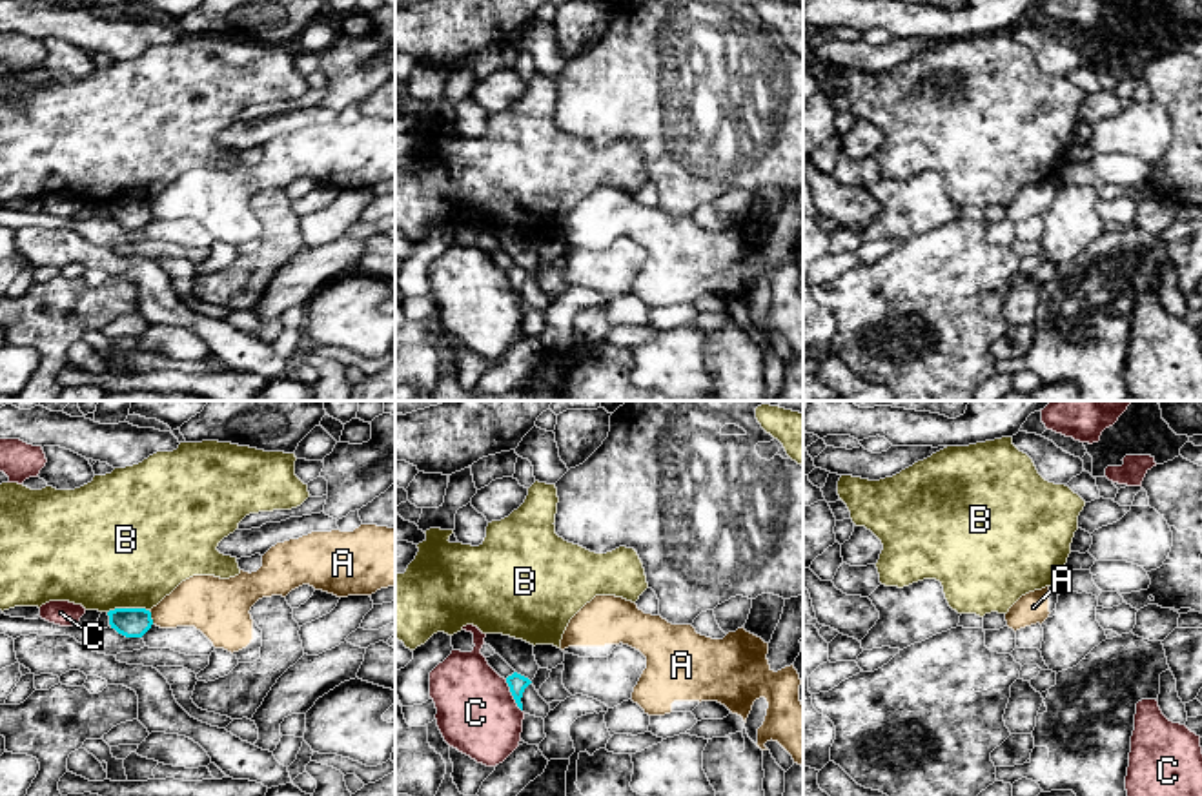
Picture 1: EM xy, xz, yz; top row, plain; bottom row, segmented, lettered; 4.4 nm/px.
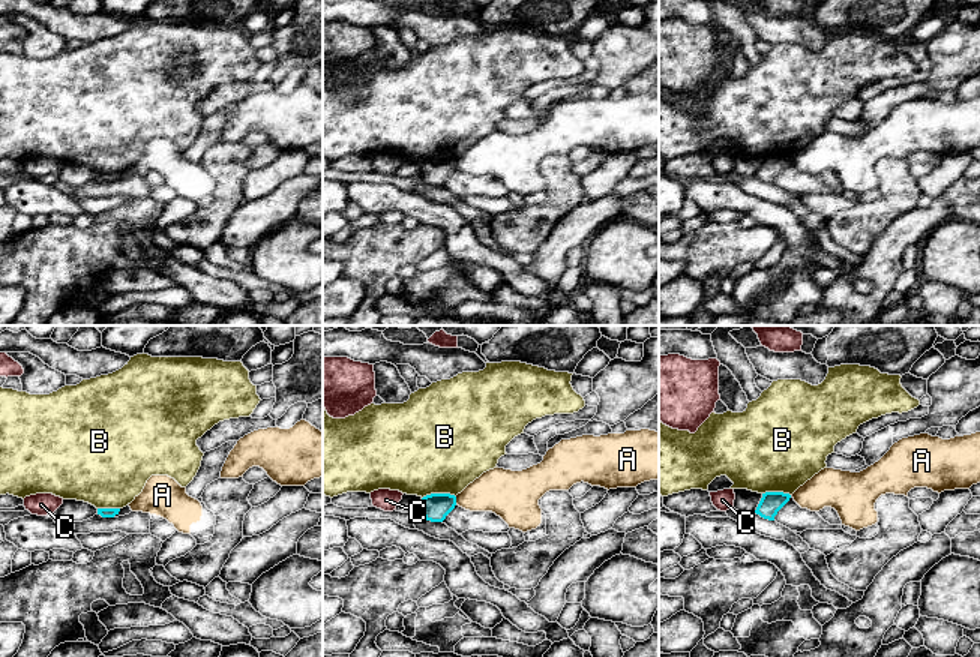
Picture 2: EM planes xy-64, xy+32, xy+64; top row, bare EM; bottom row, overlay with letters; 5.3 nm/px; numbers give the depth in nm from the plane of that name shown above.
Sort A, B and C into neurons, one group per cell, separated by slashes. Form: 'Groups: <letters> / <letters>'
Groups: A / B / C

